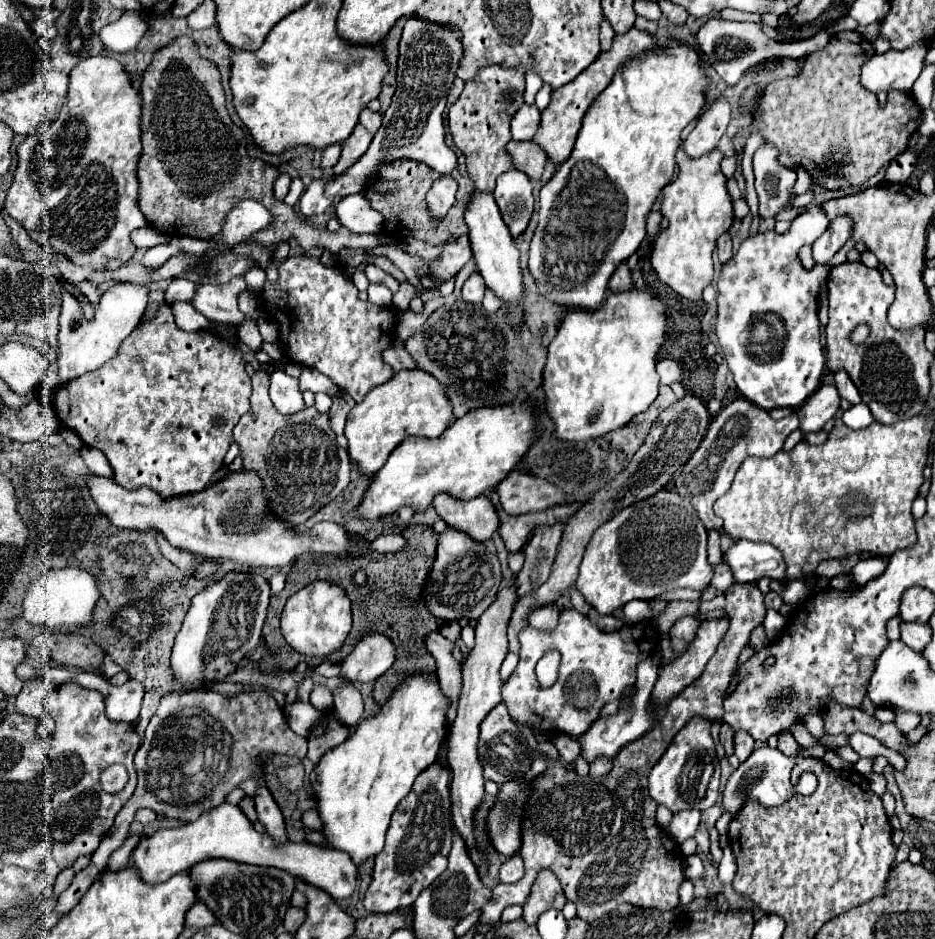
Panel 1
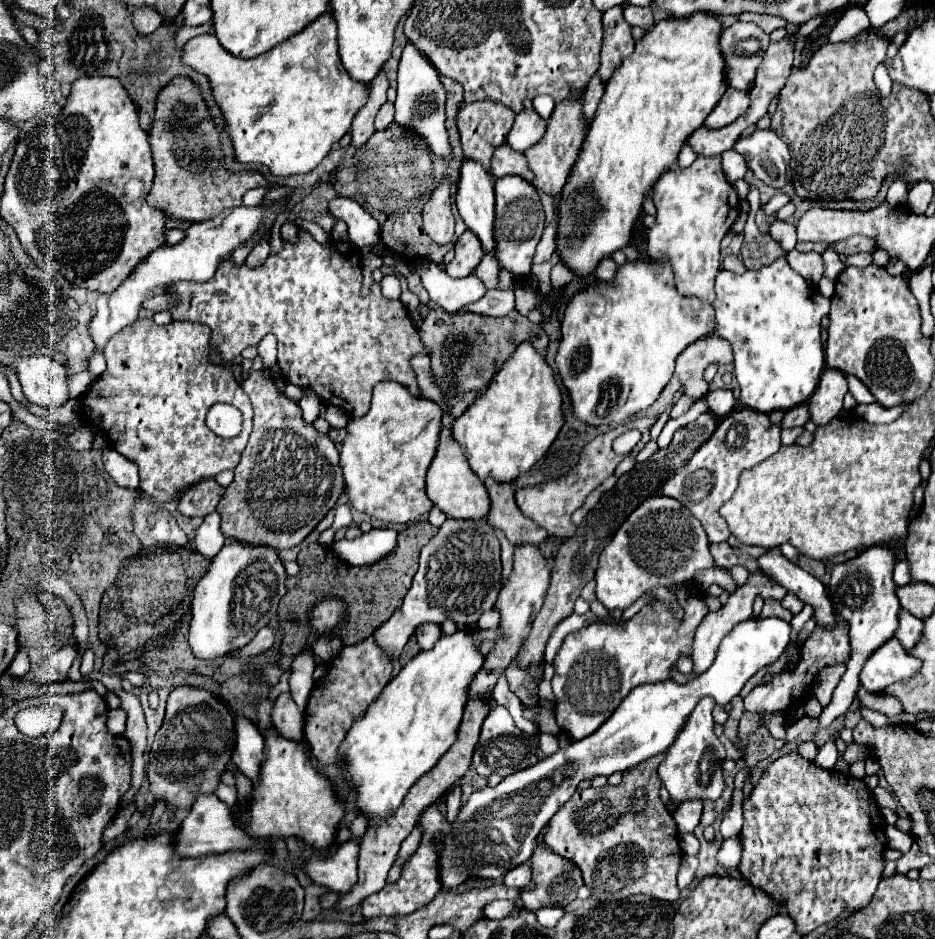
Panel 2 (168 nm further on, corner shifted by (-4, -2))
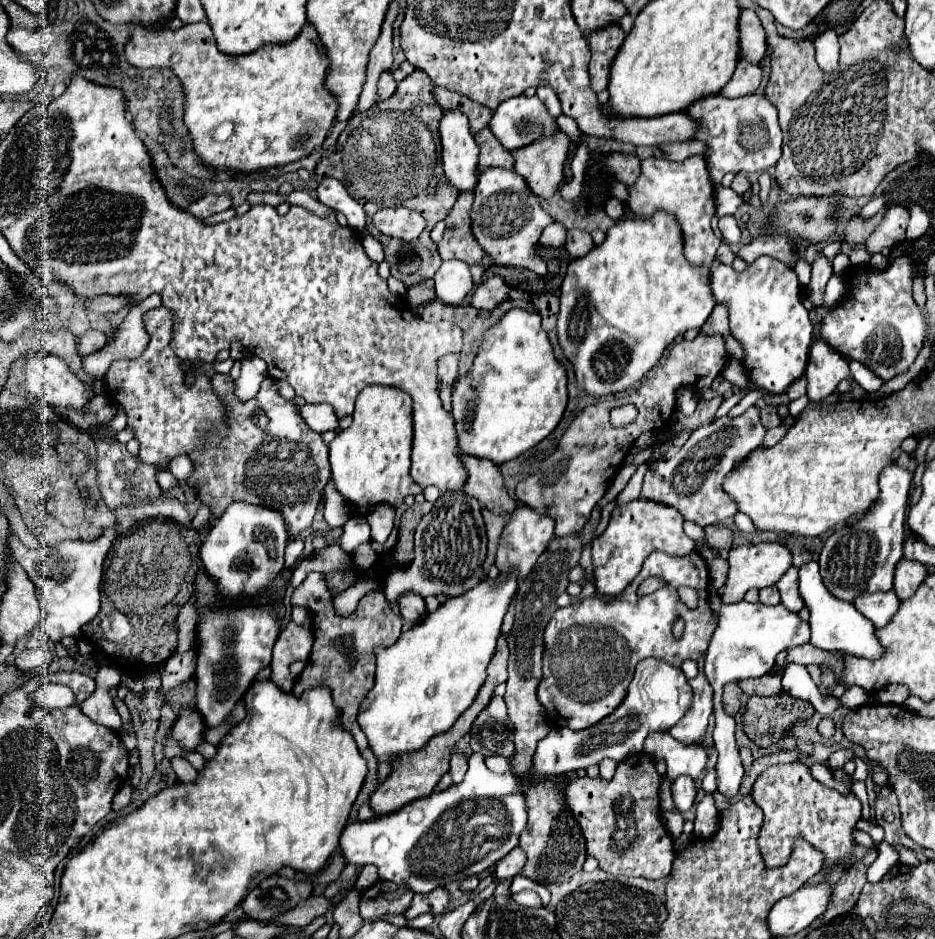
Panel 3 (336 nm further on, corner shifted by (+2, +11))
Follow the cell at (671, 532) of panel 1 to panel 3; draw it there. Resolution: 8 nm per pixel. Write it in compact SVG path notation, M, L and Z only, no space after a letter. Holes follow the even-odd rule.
M637 499L637 501L631 501L623 507L613 509L605 533L593 541L593 577L595 577L597 593L599 595L619 595L637 577L643 561L647 559L647 555L653 549L663 549L669 555L687 555L687 553L695 551L693 539L689 539L683 531L683 515L673 507L659 505L653 501L645 501L645 499Z

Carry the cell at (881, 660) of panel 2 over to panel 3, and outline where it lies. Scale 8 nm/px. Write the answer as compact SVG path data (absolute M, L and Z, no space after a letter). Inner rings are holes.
M811 561L801 567L799 591L807 609L811 611L809 625L811 625L811 643L815 647L827 651L843 651L865 659L879 659L883 655L883 647L877 643L875 637L875 625L867 617L863 617L851 603L841 603L841 599L833 599L833 595L825 589L821 581L817 561Z

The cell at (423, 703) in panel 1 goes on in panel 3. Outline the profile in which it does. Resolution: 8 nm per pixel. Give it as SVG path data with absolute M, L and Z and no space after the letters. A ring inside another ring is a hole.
M507 575L505 581L485 579L473 591L447 599L435 613L429 613L423 621L401 633L391 647L375 647L377 677L375 687L369 691L359 711L359 725L365 731L369 745L379 761L395 761L401 753L417 751L429 743L433 735L447 731L459 715L473 703L477 691L485 683L487 665L495 655L497 637L507 607L517 591L517 575Z

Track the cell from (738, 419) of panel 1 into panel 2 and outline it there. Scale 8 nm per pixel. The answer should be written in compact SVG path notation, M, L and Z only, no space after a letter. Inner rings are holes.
M805 404L787 410L785 418L779 424L773 424L767 414L755 412L751 408L735 410L727 418L721 420L721 424L713 432L713 436L707 440L707 444L703 444L693 454L693 458L683 466L683 470L665 482L661 492L665 496L671 496L671 498L683 502L693 512L693 516L701 520L711 542L725 542L725 540L729 540L731 532L729 532L727 522L721 518L719 508L723 506L723 502L727 502L733 496L733 492L737 488L739 474L759 462L763 462L771 454L775 454L781 448L781 432L783 430L795 428L795 426L805 426L807 422L809 422L809 410Z

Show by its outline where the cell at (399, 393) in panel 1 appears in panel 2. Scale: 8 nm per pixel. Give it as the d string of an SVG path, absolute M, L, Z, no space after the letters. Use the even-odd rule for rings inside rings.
M379 382L373 388L371 408L361 418L351 418L347 424L347 436L341 444L341 470L345 488L349 492L349 504L359 512L365 512L383 522L415 522L429 514L433 502L425 492L425 474L439 446L439 432L443 428L443 408L427 398L411 396L399 382Z

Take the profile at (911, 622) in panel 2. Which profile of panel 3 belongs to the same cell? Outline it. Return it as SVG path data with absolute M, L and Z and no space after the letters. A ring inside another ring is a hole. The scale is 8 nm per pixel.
M887 591L887 593L861 595L861 599L857 599L855 605L857 611L861 611L861 615L865 615L875 623L875 627L883 627L891 621L895 611L899 609L899 599L893 591Z

